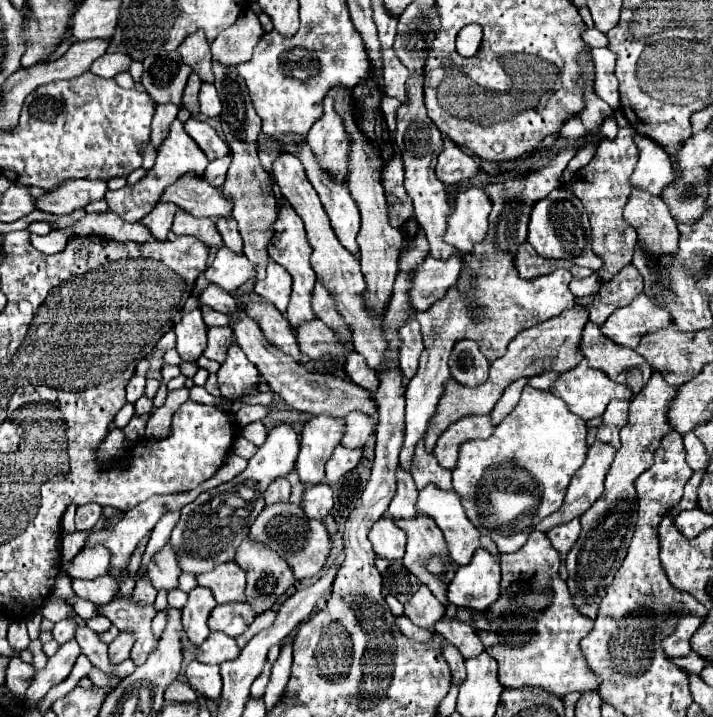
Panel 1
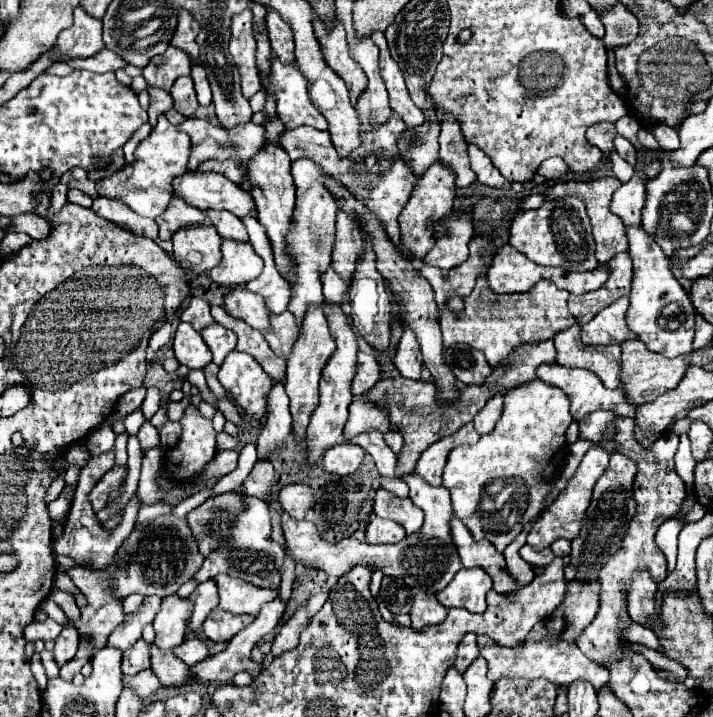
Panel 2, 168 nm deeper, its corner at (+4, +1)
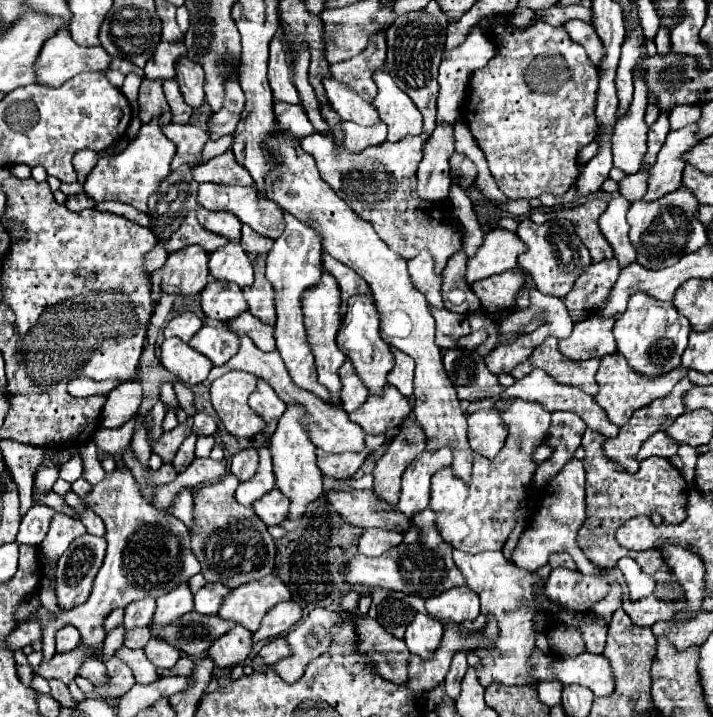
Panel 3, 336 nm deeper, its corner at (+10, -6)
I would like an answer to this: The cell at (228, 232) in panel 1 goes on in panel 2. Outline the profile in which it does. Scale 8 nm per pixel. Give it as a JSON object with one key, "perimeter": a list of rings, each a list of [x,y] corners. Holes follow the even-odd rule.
{"perimeter":[[[206,210],[210,222],[214,224],[214,228],[218,230],[218,234],[222,238],[232,238],[232,240],[248,240],[248,234],[244,230],[244,224],[238,216],[234,216],[232,212],[224,212],[224,210]]]}

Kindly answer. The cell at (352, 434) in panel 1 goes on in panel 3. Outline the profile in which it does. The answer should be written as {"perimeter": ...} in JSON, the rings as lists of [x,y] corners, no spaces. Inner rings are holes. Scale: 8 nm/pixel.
{"perimeter":[[[392,385],[384,387],[382,395],[370,395],[366,403],[350,413],[350,421],[358,423],[368,435],[382,435],[396,429],[406,415],[410,415],[408,399]]]}

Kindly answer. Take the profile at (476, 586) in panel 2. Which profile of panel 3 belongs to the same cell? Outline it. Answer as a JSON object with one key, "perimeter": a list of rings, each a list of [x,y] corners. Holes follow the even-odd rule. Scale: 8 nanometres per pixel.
{"perimeter":[[[452,587],[426,601],[426,611],[430,617],[440,621],[474,621],[480,615],[480,599],[470,587]]]}

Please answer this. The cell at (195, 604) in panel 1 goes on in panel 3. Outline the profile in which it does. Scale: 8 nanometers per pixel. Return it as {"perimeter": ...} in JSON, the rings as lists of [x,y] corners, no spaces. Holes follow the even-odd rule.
{"perimeter":[[[206,583],[196,595],[194,595],[194,611],[202,615],[216,615],[222,603],[222,597],[230,589],[222,583]]]}

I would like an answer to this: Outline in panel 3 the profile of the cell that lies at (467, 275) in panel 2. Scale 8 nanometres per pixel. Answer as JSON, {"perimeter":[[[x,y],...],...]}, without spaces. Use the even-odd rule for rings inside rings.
{"perimeter":[[[494,229],[486,233],[476,255],[470,257],[466,263],[466,283],[472,285],[494,273],[512,269],[514,265],[518,265],[516,257],[524,251],[526,247],[516,233],[504,229]]]}

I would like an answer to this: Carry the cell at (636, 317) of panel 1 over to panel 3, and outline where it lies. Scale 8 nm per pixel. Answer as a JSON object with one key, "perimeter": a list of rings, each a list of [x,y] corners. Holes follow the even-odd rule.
{"perimeter":[[[618,315],[614,317],[588,317],[574,325],[570,337],[560,339],[560,351],[570,359],[590,359],[616,353],[616,339],[612,327]]]}

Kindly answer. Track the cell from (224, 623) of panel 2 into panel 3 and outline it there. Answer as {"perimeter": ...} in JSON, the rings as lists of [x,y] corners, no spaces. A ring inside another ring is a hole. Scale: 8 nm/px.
{"perimeter":[[[234,625],[228,633],[220,635],[212,647],[208,649],[210,659],[218,667],[234,667],[242,665],[252,649],[252,633],[242,625]]]}

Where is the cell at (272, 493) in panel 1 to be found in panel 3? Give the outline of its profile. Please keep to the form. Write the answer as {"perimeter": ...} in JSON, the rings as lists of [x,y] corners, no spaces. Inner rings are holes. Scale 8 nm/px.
{"perimeter":[[[246,449],[232,457],[230,471],[238,477],[240,483],[250,481],[256,475],[256,469],[258,469],[258,451],[256,449]]]}

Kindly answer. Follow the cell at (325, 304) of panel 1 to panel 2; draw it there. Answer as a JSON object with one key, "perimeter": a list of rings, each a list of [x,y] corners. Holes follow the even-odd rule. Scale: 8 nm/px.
{"perimeter":[[[310,306],[310,310],[306,312],[304,318],[304,326],[300,332],[300,338],[296,342],[296,346],[292,348],[292,358],[288,358],[288,370],[286,370],[286,394],[290,398],[290,412],[292,412],[292,434],[296,438],[296,442],[304,440],[304,430],[308,428],[308,418],[312,416],[312,410],[316,408],[318,402],[318,382],[320,382],[320,374],[324,364],[328,362],[328,358],[332,356],[332,352],[336,350],[336,344],[330,336],[328,330],[328,322],[324,312],[320,310],[320,306]]]}

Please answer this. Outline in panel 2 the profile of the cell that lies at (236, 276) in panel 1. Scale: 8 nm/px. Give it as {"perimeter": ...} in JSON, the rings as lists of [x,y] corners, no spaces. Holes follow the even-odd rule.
{"perimeter":[[[222,240],[222,262],[210,270],[210,278],[222,286],[244,286],[260,276],[262,258],[248,242]]]}

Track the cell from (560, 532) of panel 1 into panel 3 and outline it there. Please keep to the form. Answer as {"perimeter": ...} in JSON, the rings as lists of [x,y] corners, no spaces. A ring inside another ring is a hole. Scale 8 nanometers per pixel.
{"perimeter":[[[554,553],[550,555],[550,561],[548,561],[554,567],[566,567],[566,569],[576,569],[576,563],[574,559],[568,555],[568,553]]]}

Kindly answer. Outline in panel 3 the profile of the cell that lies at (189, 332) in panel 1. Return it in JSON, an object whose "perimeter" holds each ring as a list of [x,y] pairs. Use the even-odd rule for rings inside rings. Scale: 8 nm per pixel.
{"perimeter":[[[178,337],[166,339],[160,349],[162,349],[160,351],[162,365],[188,385],[202,383],[208,377],[210,369],[214,367],[208,357],[200,355],[196,349],[192,349],[188,343],[180,341]]]}

